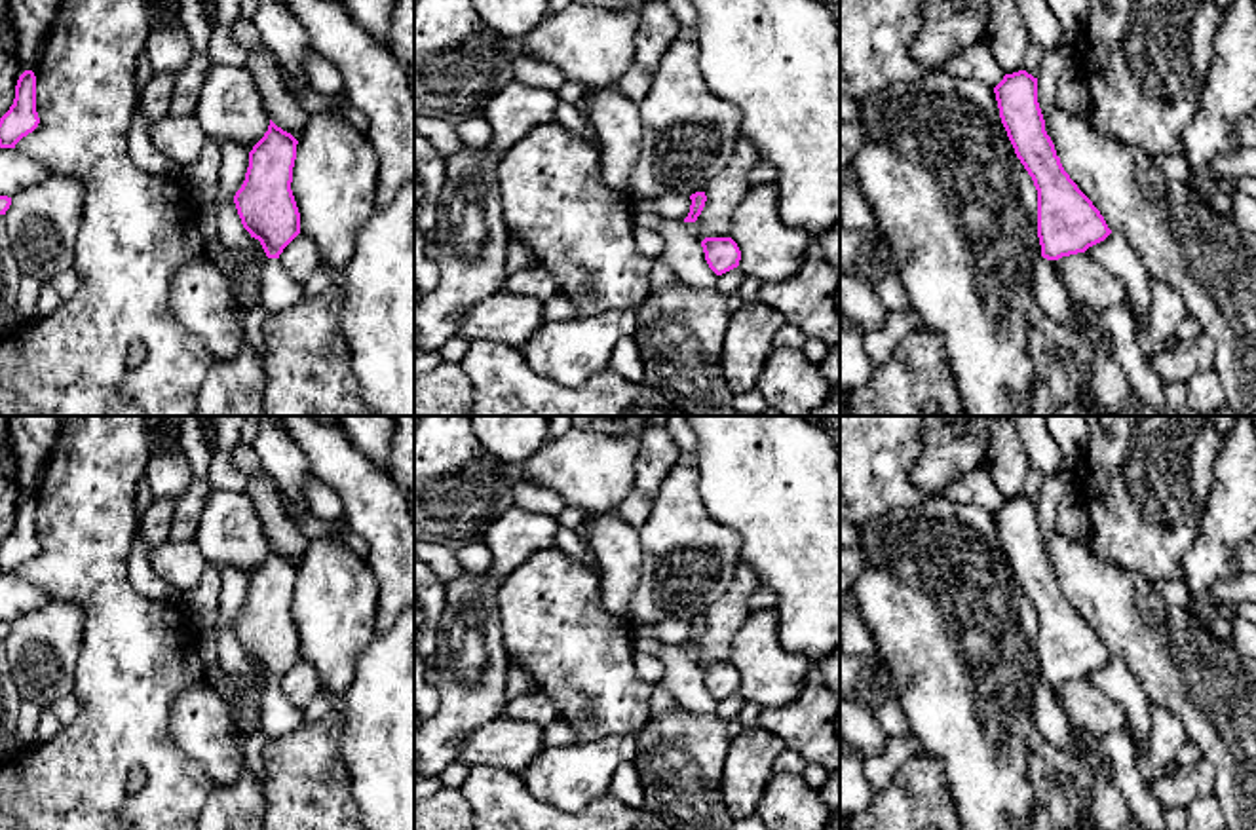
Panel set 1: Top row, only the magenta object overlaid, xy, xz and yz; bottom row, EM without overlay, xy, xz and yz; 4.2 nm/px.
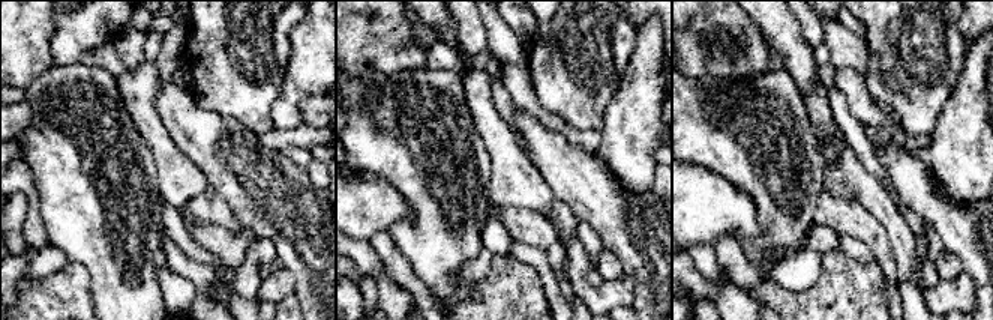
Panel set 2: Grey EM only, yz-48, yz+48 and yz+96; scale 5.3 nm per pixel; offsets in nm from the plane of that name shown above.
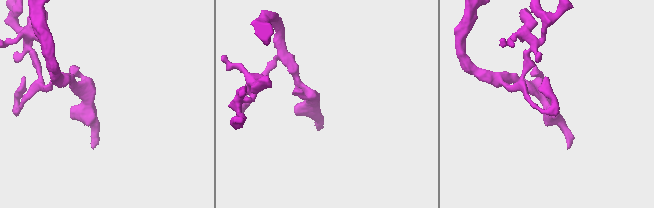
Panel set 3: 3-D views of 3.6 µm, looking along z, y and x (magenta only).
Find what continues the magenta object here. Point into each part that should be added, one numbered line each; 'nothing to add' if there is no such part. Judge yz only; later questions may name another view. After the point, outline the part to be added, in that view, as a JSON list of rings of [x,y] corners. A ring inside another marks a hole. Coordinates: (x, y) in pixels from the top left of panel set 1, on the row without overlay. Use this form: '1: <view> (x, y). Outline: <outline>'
1: yz (1110, 810). Outline: [[[1039,682],[1034,701],[1034,726],[1036,731],[1060,750],[1068,750],[1074,756],[1085,760],[1093,771],[1093,792],[1091,792],[1091,809],[1094,822],[1100,830],[1129,830],[1132,813],[1129,803],[1115,788],[1115,784],[1104,775],[1102,760],[1096,752],[1081,746],[1072,735],[1072,724],[1064,714],[1058,699],[1053,693],[1053,688]]]

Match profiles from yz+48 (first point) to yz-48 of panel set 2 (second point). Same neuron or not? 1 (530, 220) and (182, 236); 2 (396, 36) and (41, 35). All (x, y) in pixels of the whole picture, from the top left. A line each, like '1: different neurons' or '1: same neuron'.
1: different neurons
2: same neuron

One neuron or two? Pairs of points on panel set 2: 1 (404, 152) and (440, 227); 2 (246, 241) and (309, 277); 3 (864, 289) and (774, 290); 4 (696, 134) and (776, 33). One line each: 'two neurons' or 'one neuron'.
1: one neuron
2: two neurons
3: one neuron
4: two neurons

